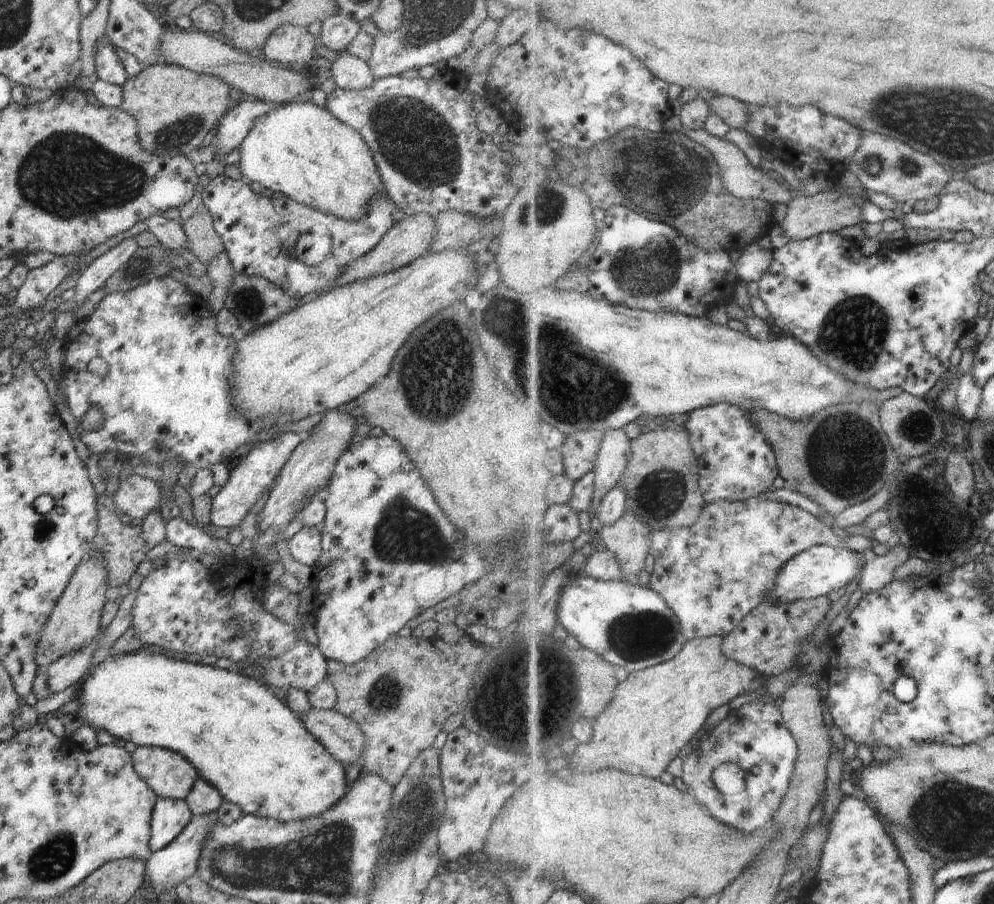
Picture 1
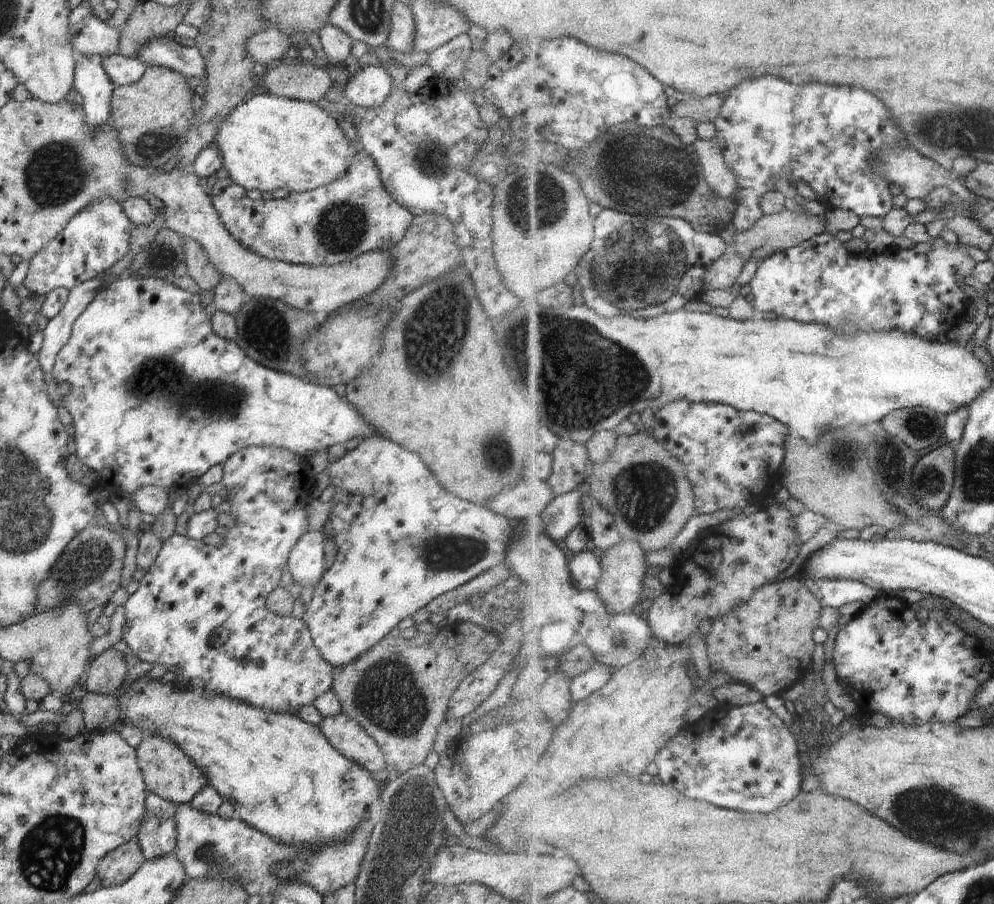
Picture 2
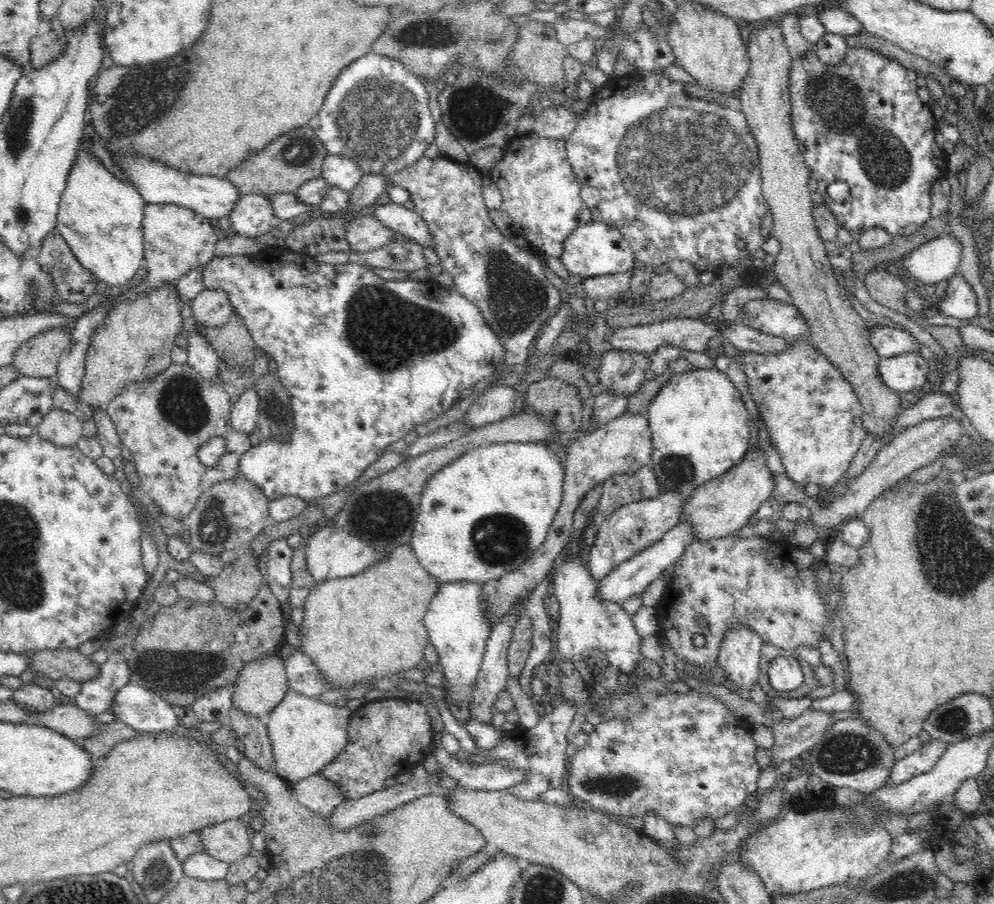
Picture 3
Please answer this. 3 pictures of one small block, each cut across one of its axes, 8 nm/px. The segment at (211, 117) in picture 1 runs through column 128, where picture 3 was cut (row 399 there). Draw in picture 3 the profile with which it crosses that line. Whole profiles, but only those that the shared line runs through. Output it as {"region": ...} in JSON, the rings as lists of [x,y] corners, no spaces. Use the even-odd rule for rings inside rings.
{"region":[[[175,284],[152,288],[150,292],[136,296],[136,300],[114,302],[106,320],[91,338],[79,400],[90,407],[105,408],[133,383],[146,383],[164,372],[172,363],[172,346],[182,330],[184,320],[180,308]]]}

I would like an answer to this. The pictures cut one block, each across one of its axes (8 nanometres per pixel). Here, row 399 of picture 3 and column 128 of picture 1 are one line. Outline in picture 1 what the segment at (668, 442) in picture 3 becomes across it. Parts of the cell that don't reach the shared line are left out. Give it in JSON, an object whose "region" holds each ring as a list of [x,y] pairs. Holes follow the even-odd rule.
{"region":[[[138,650],[138,652],[128,652],[120,656],[109,655],[104,662],[98,666],[89,668],[85,674],[84,682],[81,682],[78,698],[74,701],[80,704],[78,717],[84,721],[85,726],[90,726],[95,730],[109,732],[112,736],[132,742],[137,747],[160,747],[183,756],[198,771],[200,777],[217,788],[224,801],[233,802],[240,806],[244,815],[256,815],[260,818],[274,819],[278,822],[290,822],[294,820],[306,820],[306,818],[318,816],[332,808],[336,802],[344,798],[348,792],[348,782],[346,782],[346,767],[343,763],[332,758],[326,748],[314,740],[314,736],[304,728],[297,714],[286,704],[283,704],[274,693],[259,680],[244,676],[239,671],[218,669],[212,665],[187,662],[186,660],[176,660],[163,654],[153,654],[148,650]]]}

